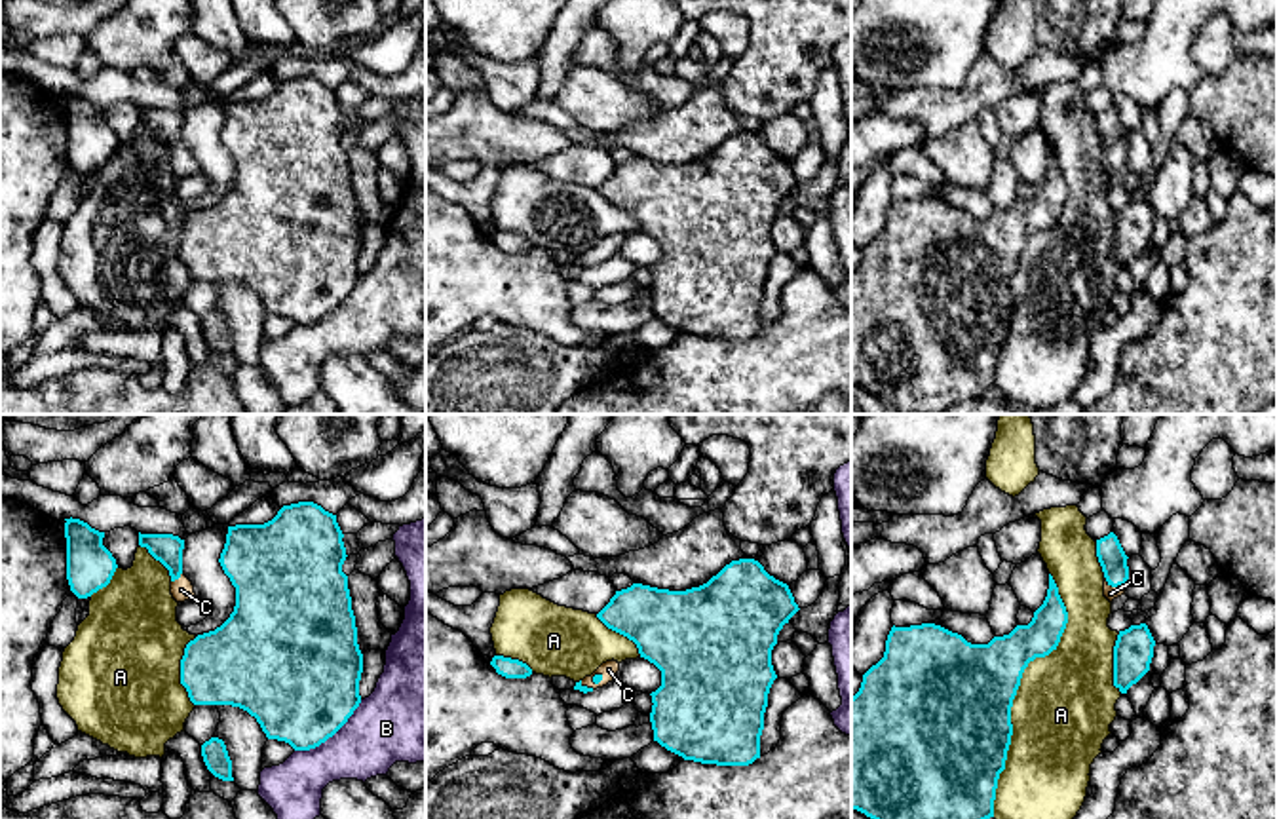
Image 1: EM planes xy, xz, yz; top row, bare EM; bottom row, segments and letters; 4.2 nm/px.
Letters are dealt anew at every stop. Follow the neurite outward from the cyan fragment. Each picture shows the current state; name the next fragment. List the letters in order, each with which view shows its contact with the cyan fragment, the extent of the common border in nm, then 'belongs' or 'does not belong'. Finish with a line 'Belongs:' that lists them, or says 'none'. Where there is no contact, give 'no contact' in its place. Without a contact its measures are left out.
A: meets cyan in yz; contact 1050 nm long; does not belong
B: meets cyan in xy; contact 360 nm long; does not belong
C: meets cyan in yz; contact 100 nm long; belongs
Belongs: C

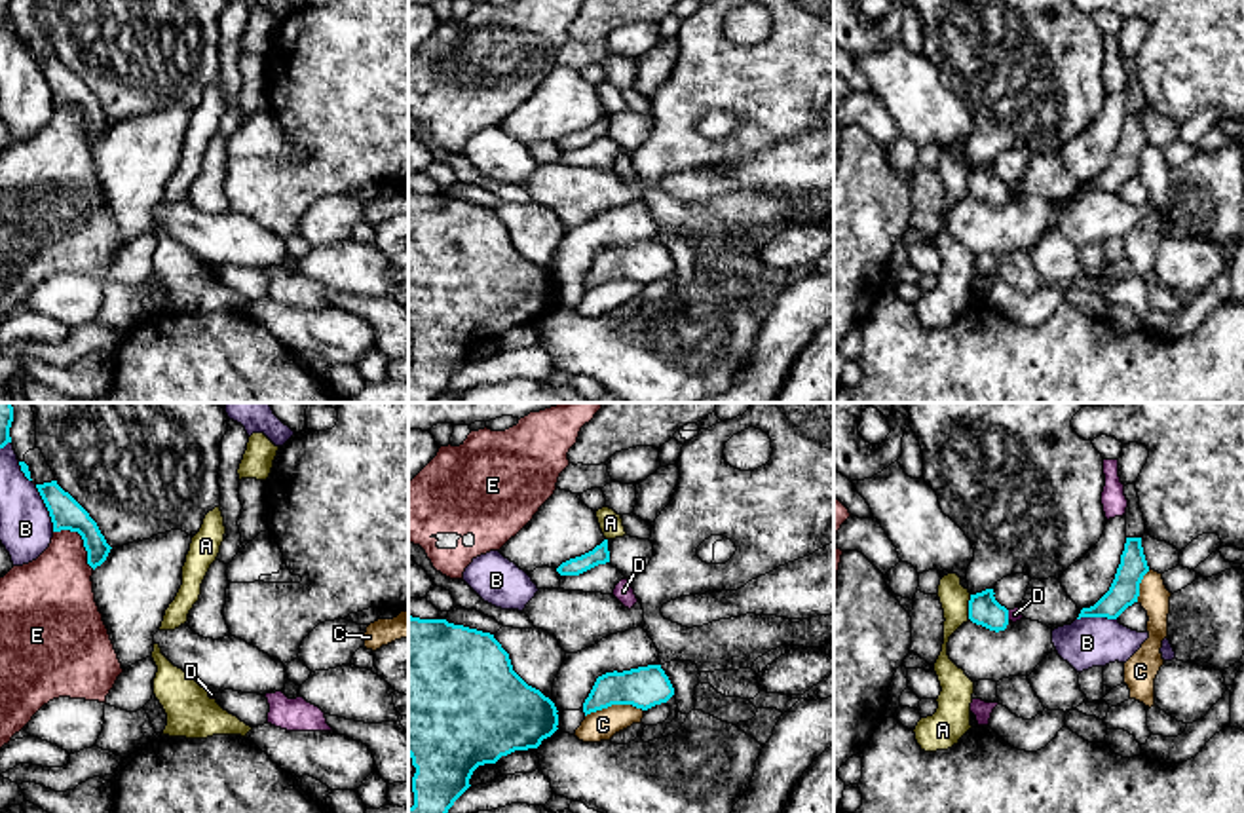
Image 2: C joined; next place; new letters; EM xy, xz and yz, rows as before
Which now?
A: meets cyan in yz; contact 110 nm long; does not belong
B: meets cyan in xy; contact 220 nm long; does not belong
C: meets cyan in xz; contact 260 nm long; does not belong
D: meets cyan in yz; contact 50 nm long; does not belong
E: meets cyan in xy; contact 240 nm long; does not belong
Belongs: none

